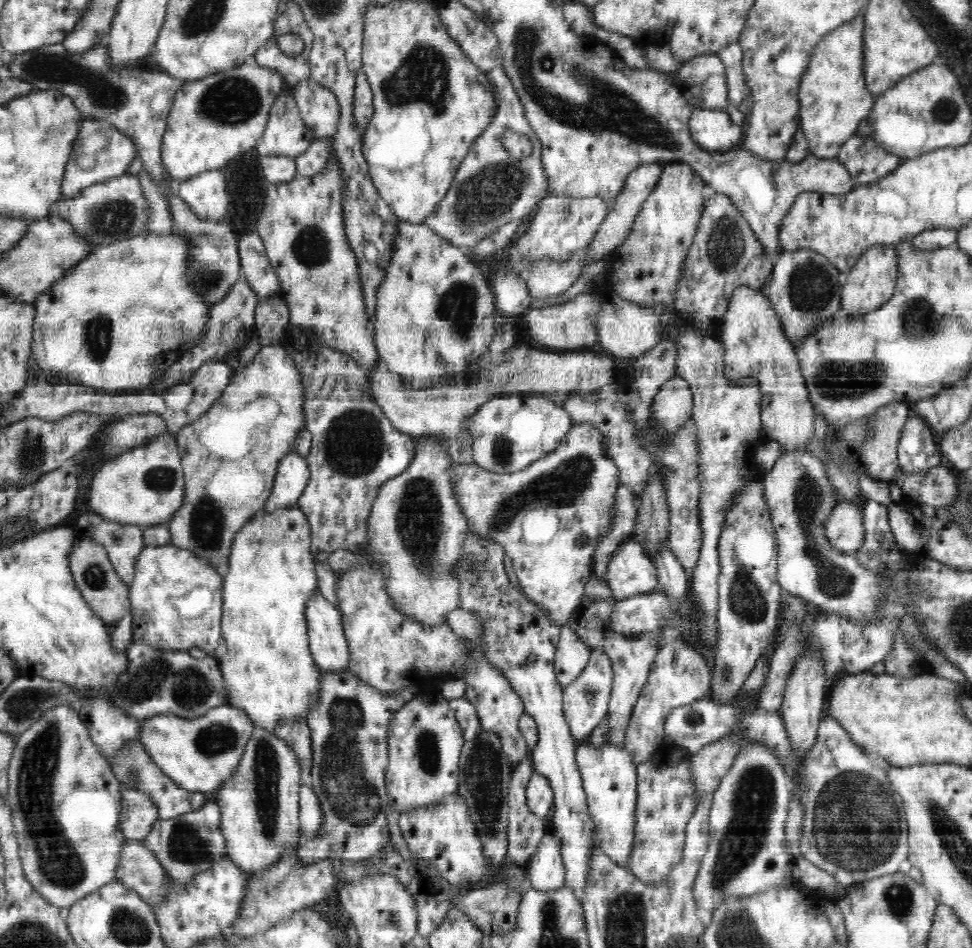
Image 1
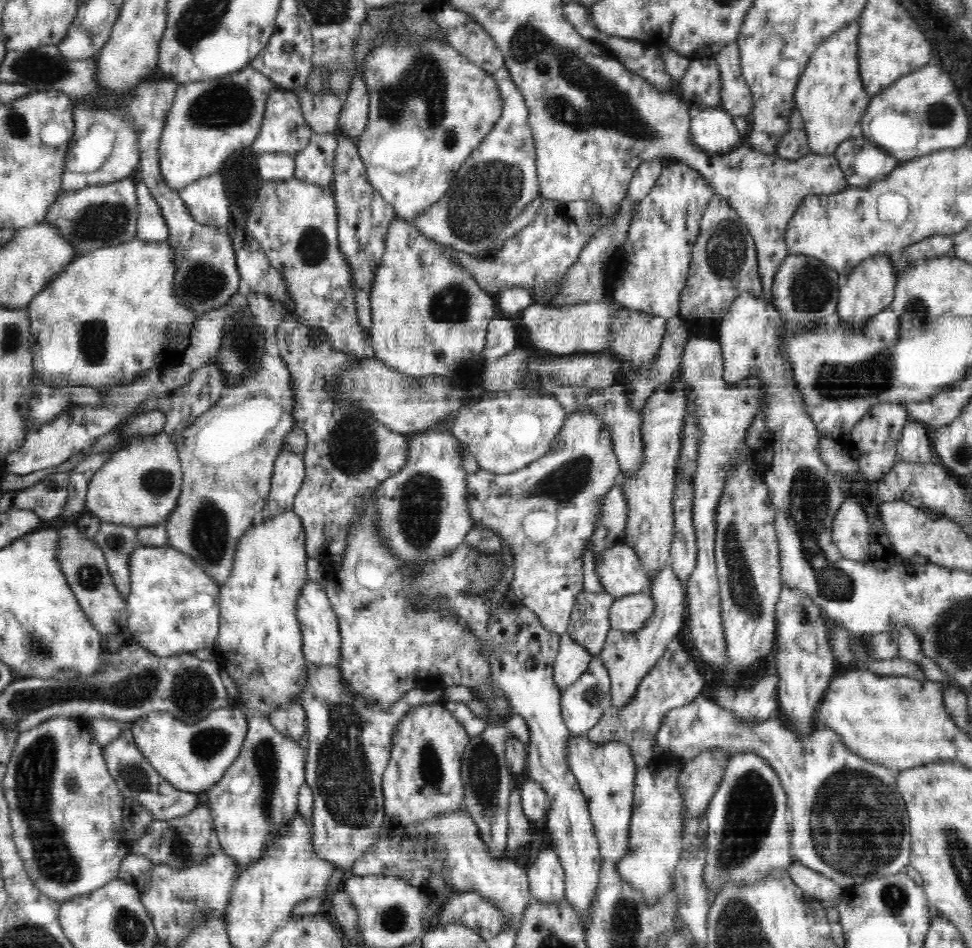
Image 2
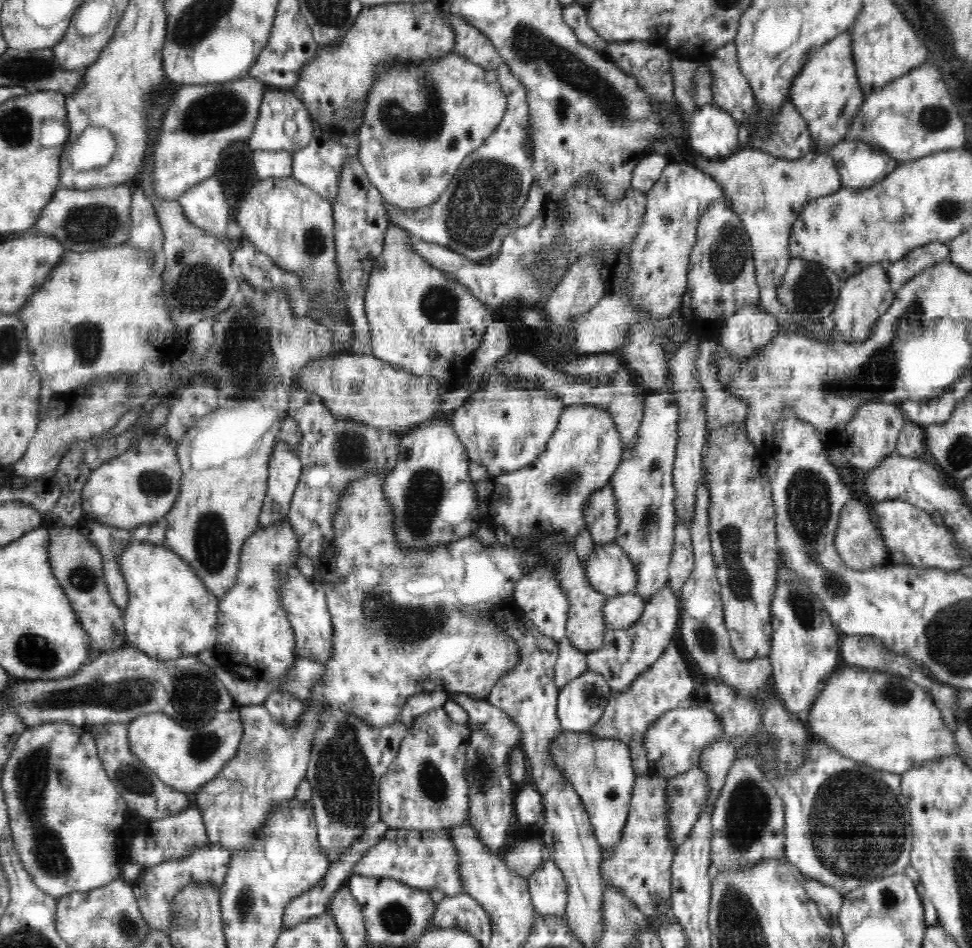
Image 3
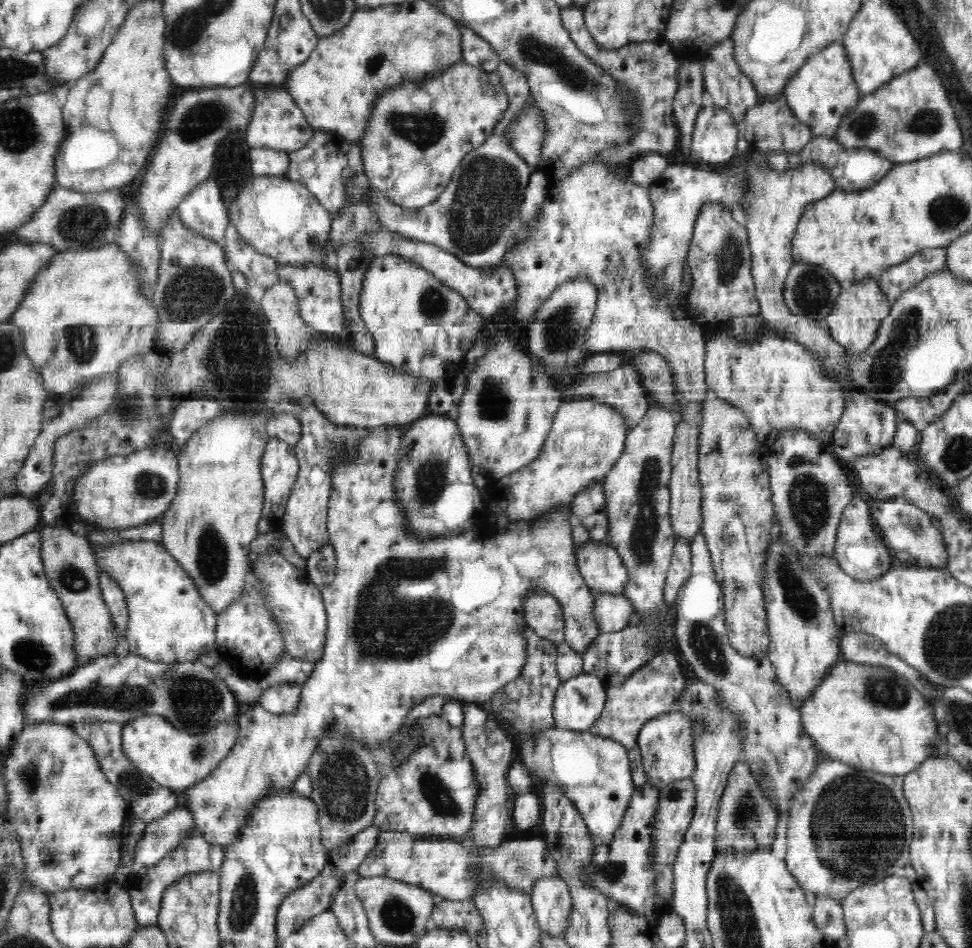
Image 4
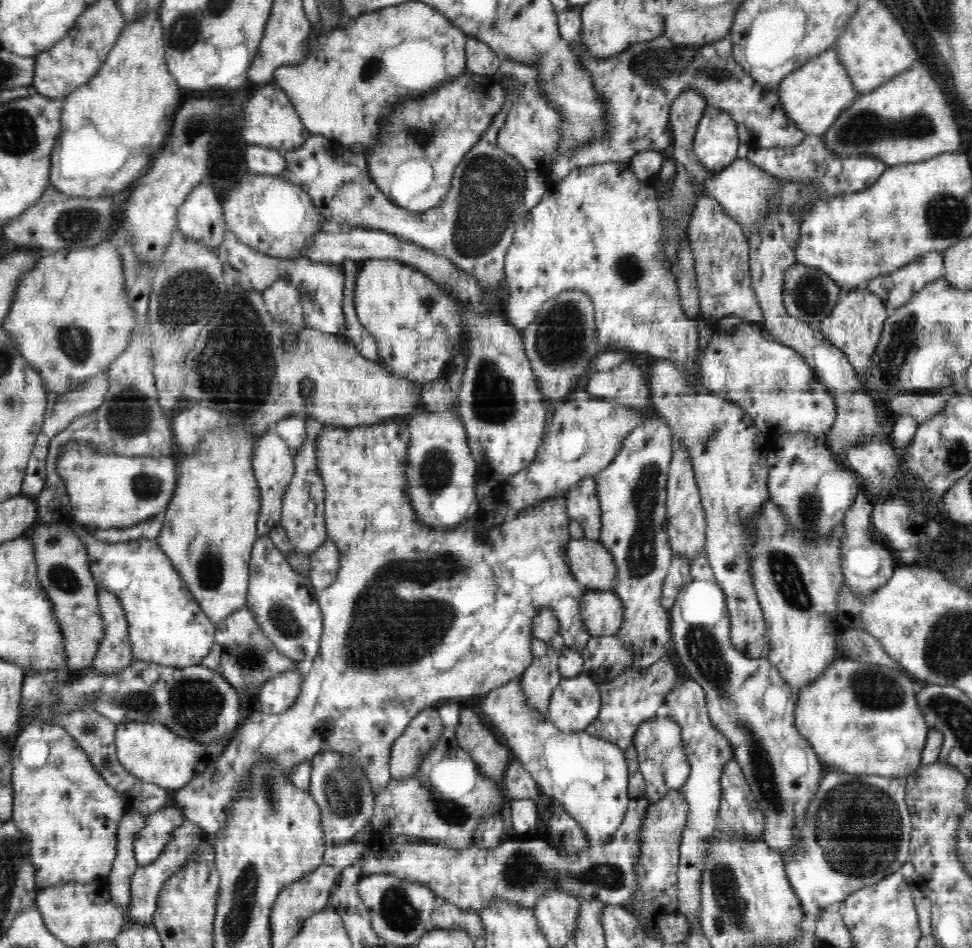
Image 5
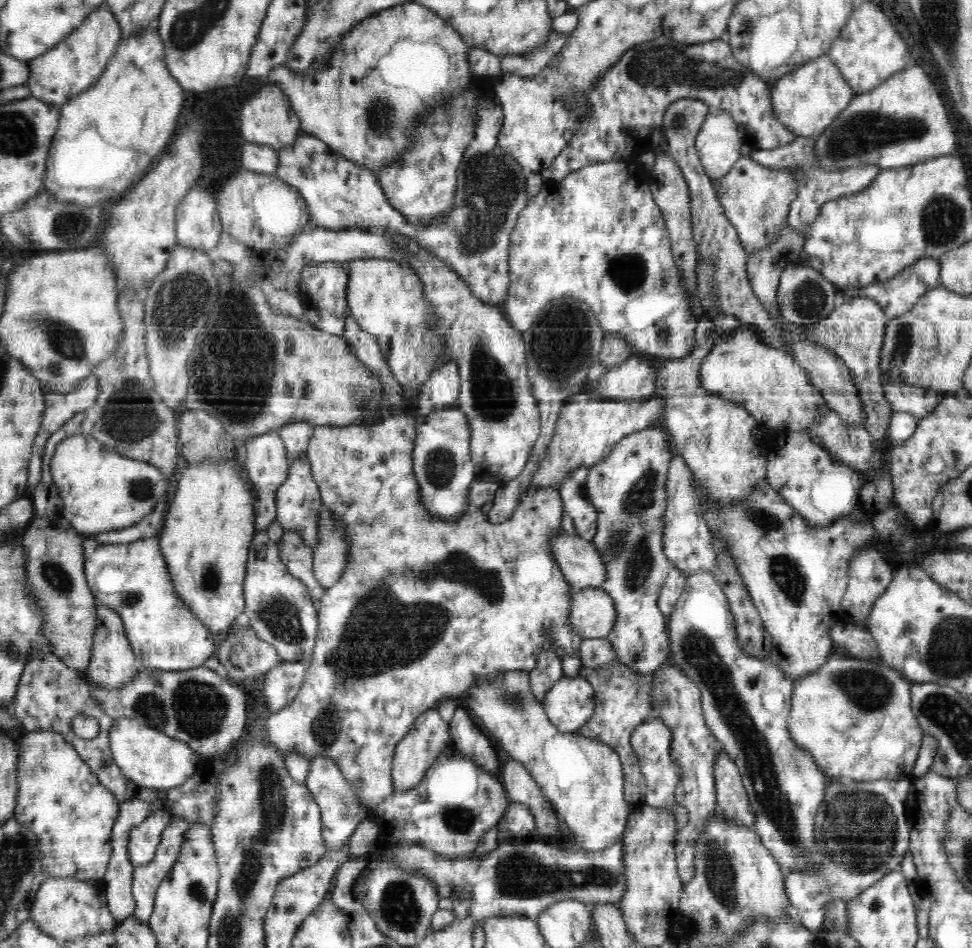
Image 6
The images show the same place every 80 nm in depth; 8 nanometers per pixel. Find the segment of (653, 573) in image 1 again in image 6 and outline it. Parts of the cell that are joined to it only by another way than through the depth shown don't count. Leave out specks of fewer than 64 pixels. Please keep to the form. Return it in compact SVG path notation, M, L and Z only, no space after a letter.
M556 533L550 551L572 589L596 588L604 582L606 569L592 542L576 534Z

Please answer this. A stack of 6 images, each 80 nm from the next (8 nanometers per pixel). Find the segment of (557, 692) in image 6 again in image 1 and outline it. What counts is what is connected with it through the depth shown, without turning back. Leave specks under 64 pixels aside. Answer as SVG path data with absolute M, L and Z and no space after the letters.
M602 649L591 652L588 664L568 687L563 689L563 713L575 739L586 741L594 728L607 716L613 688L613 662Z

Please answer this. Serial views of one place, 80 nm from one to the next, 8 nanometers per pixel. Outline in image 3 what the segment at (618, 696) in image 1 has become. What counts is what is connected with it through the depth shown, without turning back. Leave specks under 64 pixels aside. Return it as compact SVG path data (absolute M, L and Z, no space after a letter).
M666 580L666 584L645 604L641 617L632 627L606 630L603 645L586 652L588 670L602 674L612 691L621 694L630 689L630 684L662 656L667 646L670 646L674 632L680 625L680 609L678 592L673 592Z

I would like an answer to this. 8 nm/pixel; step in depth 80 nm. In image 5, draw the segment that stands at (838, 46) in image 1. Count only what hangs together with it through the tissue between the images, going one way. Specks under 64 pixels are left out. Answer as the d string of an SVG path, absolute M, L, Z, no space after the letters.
M830 48L806 61L804 66L780 81L776 90L782 102L785 115L806 135L822 136L837 116L858 98L853 82L837 57L837 51Z

